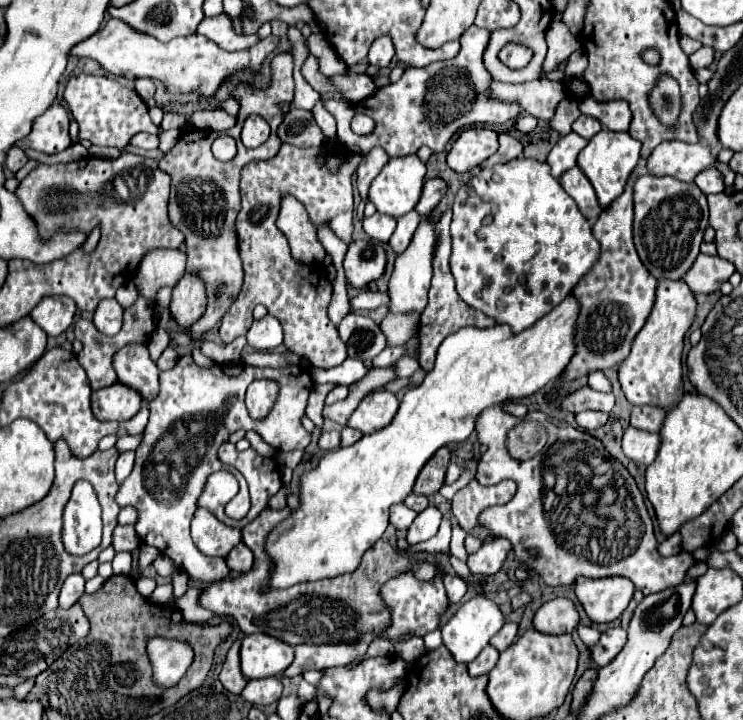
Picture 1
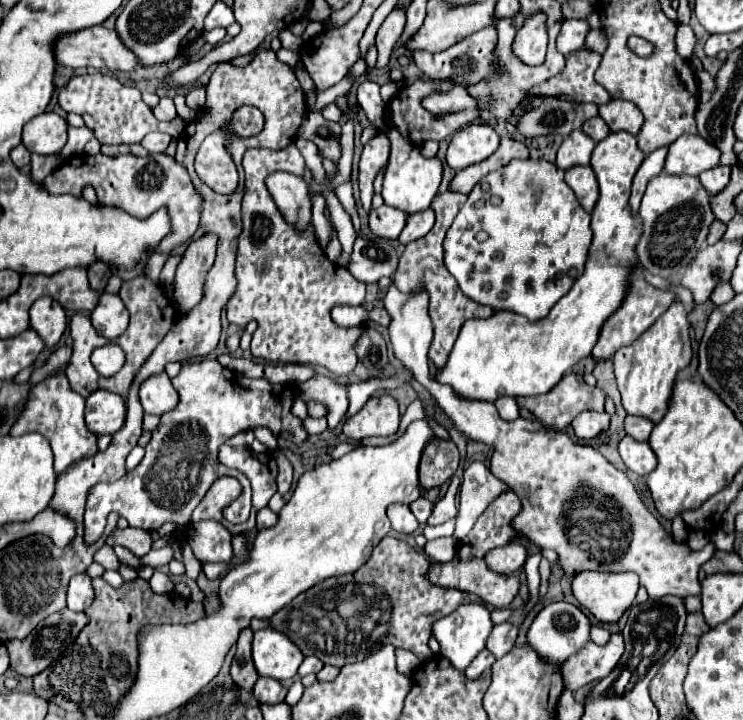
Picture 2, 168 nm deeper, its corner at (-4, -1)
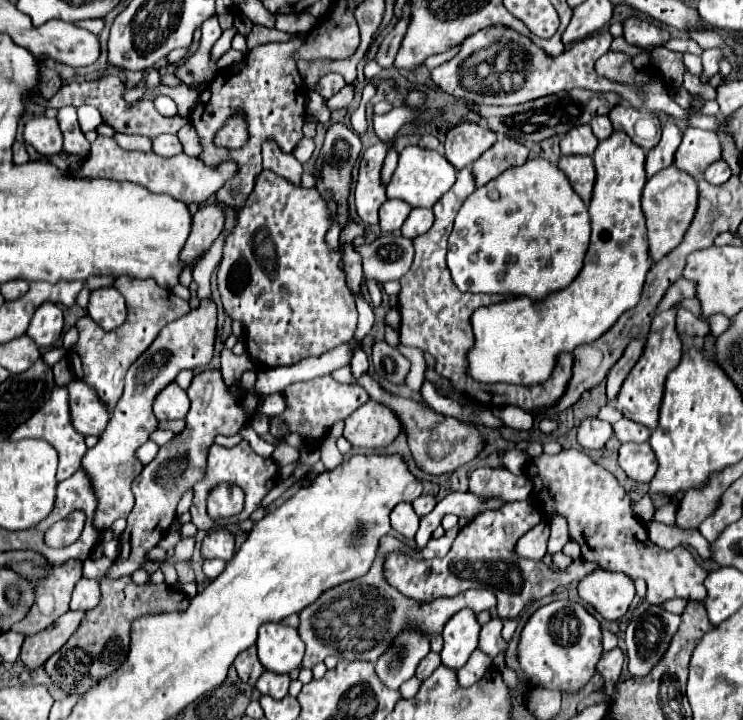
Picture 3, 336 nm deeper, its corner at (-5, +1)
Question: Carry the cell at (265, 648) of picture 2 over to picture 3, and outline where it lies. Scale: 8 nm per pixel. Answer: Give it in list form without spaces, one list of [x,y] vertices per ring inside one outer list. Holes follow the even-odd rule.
[[[264,623],[256,645],[260,663],[274,673],[290,673],[298,669],[304,657],[304,643],[298,629],[284,623]]]

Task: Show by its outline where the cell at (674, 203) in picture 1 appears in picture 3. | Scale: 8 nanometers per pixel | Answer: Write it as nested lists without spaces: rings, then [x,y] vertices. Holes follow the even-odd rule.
[[[670,165],[648,179],[642,191],[642,211],[648,221],[648,243],[650,243],[650,255],[654,261],[660,261],[666,253],[670,253],[670,249],[676,249],[680,245],[694,217],[696,205],[698,205],[696,179],[680,171],[676,165]]]

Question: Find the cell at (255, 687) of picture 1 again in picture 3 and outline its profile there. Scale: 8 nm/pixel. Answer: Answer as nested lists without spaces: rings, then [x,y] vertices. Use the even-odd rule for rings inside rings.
[[[264,671],[256,683],[258,691],[262,695],[270,695],[274,699],[282,699],[288,695],[288,685],[290,685],[290,677],[288,675],[278,675],[272,671]]]

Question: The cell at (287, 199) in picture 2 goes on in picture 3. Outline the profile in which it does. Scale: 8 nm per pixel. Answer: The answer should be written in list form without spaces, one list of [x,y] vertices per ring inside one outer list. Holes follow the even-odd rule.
[[[268,139],[262,143],[262,157],[264,157],[264,169],[270,169],[280,177],[286,177],[294,185],[300,185],[302,163],[292,153],[284,153],[276,141]]]

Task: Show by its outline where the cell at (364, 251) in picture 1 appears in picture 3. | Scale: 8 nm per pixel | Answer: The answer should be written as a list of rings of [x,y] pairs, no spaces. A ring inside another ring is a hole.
[[[384,233],[374,243],[356,247],[356,251],[362,255],[364,277],[376,279],[380,285],[406,275],[414,259],[412,239],[392,233]]]

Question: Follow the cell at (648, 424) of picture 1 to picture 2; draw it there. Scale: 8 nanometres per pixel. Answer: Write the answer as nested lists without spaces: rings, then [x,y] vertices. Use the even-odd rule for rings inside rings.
[[[627,415],[625,419],[625,431],[633,437],[633,439],[639,439],[639,441],[647,441],[651,431],[653,431],[655,423],[645,417],[639,417],[639,415]]]

